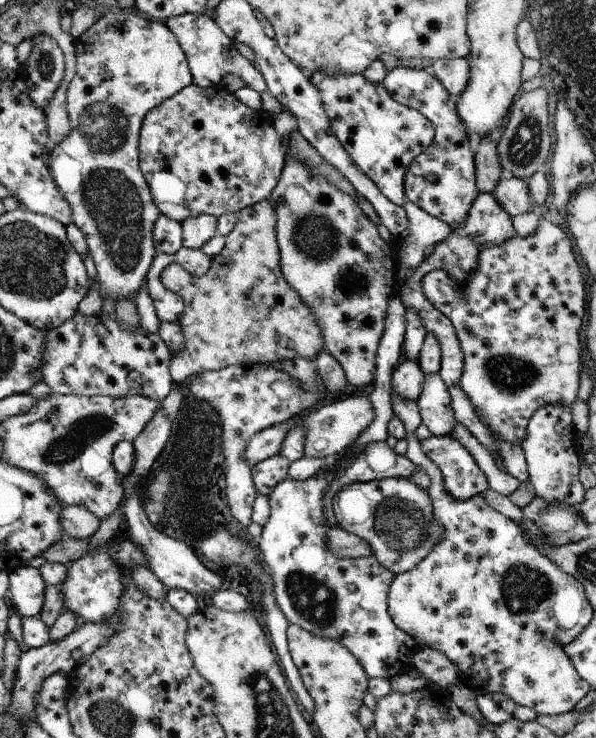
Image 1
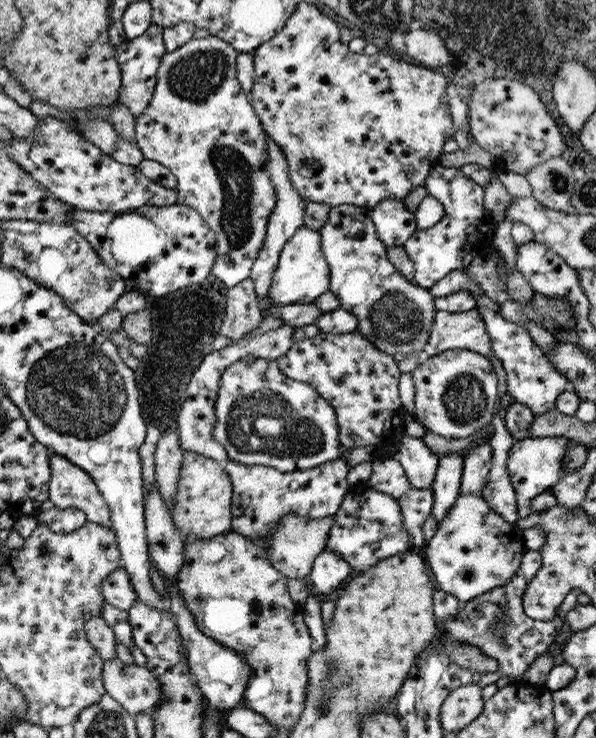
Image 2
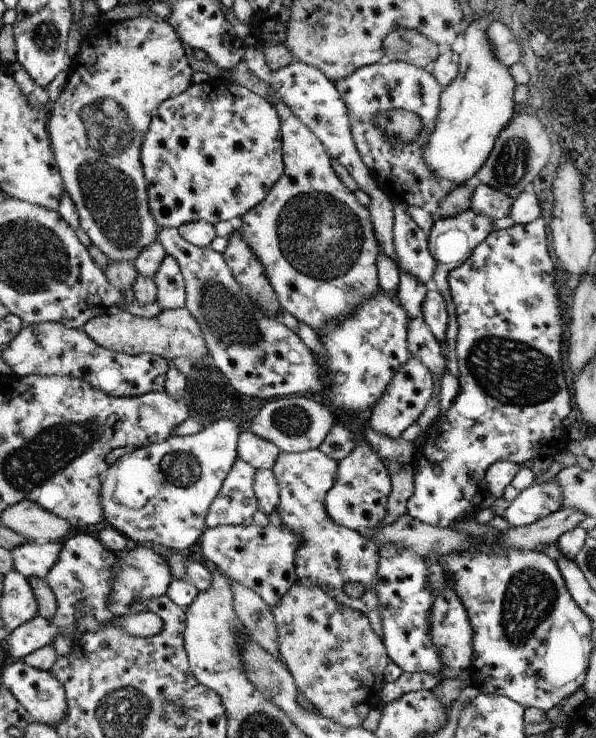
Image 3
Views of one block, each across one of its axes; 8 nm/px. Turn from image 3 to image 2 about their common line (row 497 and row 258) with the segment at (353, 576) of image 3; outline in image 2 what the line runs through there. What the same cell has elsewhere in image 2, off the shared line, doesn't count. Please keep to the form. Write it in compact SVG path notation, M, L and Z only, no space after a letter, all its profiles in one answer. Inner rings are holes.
M301 226L295 230L291 240L285 242L285 246L279 254L277 270L273 272L267 296L279 308L295 306L295 304L313 304L323 292L329 292L329 276L331 276L331 270L323 258L319 230Z

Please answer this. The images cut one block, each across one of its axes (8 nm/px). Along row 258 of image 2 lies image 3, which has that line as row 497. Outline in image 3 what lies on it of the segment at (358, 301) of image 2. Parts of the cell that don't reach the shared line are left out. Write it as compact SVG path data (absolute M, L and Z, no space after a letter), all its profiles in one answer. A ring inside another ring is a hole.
M357 442L353 452L337 462L337 480L323 502L329 520L353 532L377 528L387 516L387 498L391 492L391 476L387 472L379 454L375 454L367 442Z

